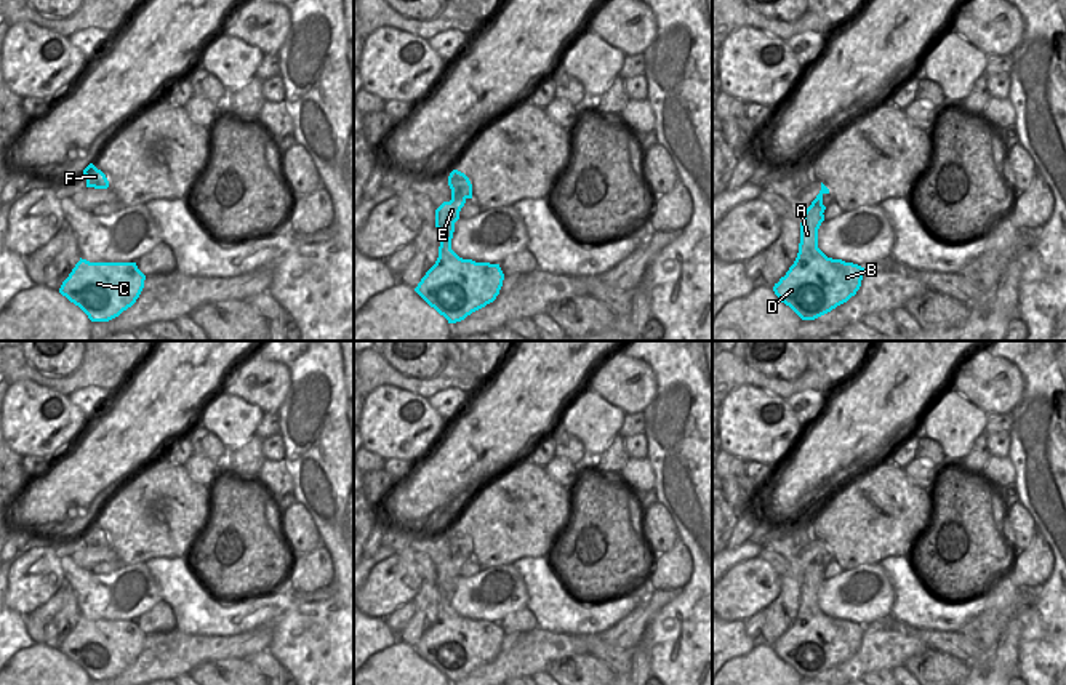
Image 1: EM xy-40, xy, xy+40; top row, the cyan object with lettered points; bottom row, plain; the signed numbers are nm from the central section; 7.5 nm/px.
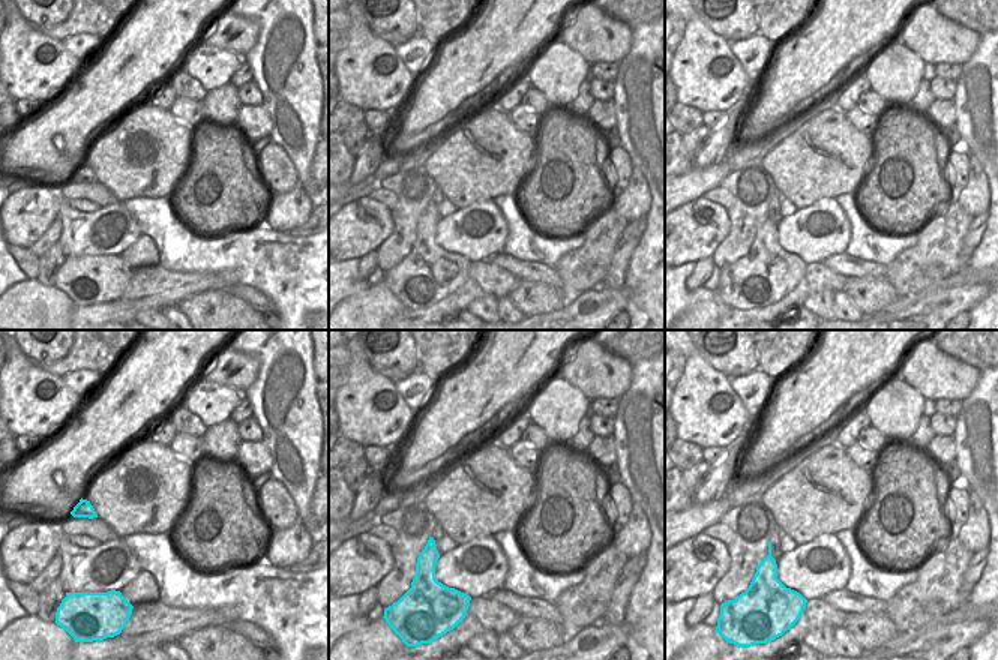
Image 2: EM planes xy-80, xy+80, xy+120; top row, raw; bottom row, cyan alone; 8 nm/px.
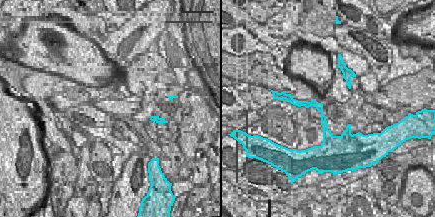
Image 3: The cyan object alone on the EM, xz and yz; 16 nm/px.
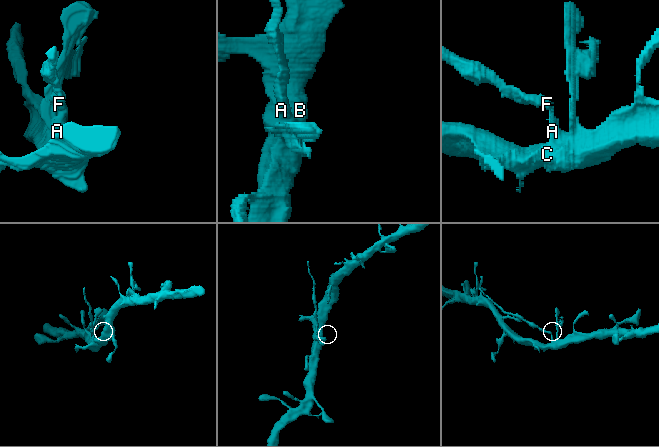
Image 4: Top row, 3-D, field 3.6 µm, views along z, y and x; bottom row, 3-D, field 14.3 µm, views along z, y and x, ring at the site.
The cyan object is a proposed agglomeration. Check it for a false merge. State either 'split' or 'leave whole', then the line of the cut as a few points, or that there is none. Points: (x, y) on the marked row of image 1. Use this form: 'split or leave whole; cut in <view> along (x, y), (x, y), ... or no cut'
split; cut in xy along (452, 194), (458, 194), (464, 200)

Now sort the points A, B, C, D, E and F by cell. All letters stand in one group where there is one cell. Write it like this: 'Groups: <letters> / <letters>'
Groups: A B C D E / F

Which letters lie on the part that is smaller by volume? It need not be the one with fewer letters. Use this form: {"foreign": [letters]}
{"foreign": ["F"]}

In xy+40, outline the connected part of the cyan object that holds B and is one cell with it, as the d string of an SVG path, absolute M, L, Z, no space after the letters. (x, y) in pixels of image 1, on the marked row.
M823 194L805 210L794 264L775 283L773 291L802 320L815 320L847 302L861 286L864 267L828 258L818 248L818 229L824 221Z

